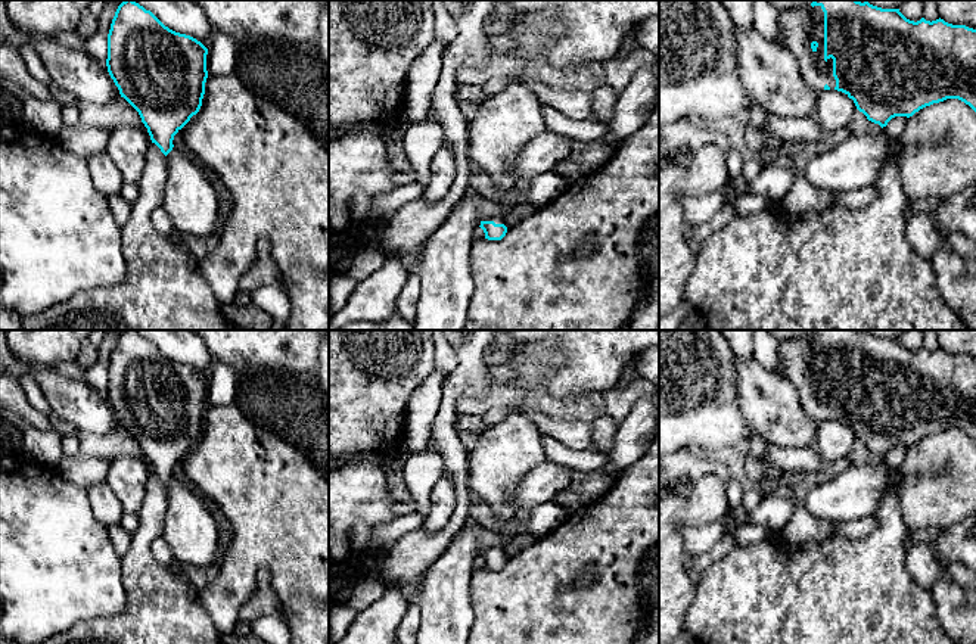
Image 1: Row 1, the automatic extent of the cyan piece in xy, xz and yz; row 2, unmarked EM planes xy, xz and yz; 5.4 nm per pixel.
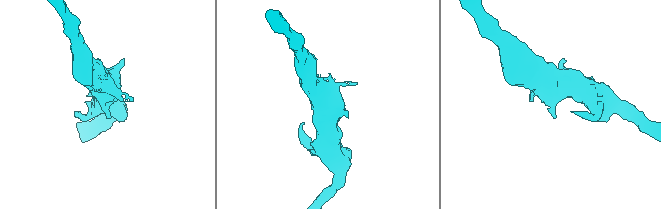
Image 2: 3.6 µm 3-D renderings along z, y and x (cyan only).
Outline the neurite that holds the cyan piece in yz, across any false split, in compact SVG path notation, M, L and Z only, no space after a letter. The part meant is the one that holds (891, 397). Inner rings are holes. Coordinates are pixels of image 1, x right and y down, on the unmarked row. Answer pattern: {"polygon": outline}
{"polygon": "M814 330L804 339L780 339L783 368L774 374L793 383L804 413L817 424L837 420L854 430L868 451L882 458L895 447L913 447L920 439L947 429L958 429L976 442L976 360L944 349L914 352L899 339L882 339L858 330Z"}

